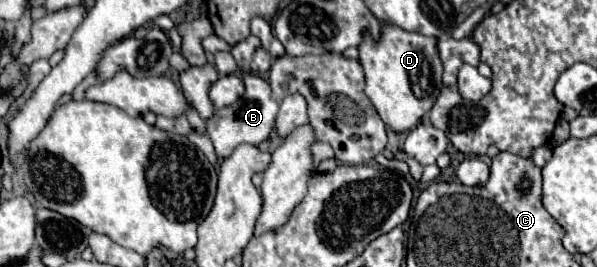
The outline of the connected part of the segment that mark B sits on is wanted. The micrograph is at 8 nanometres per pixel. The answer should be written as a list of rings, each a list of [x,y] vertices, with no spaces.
[[[248,75],[244,77],[244,97],[224,109],[218,109],[206,123],[208,123],[208,135],[214,143],[216,155],[218,157],[228,157],[234,147],[242,145],[242,143],[250,143],[250,145],[260,145],[264,139],[268,139],[270,131],[274,129],[274,121],[276,121],[276,113],[280,103],[272,97],[272,89],[268,85],[266,79],[258,77],[258,75]]]

